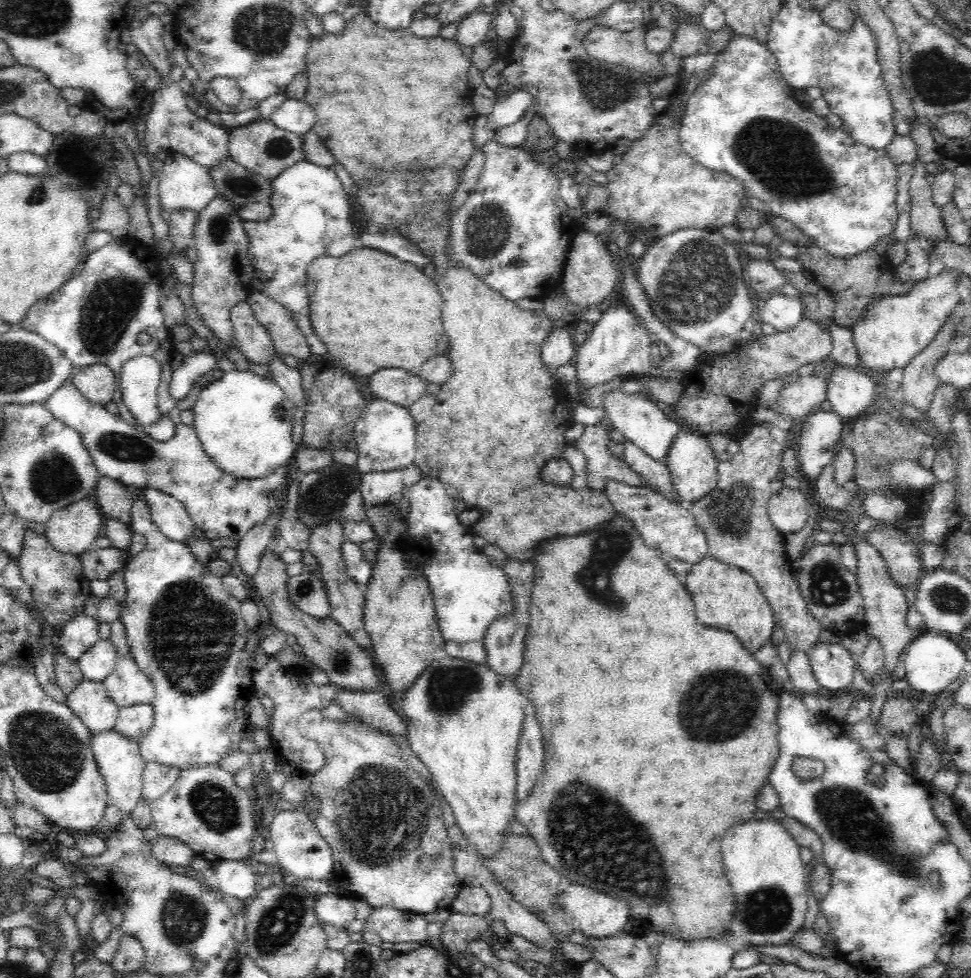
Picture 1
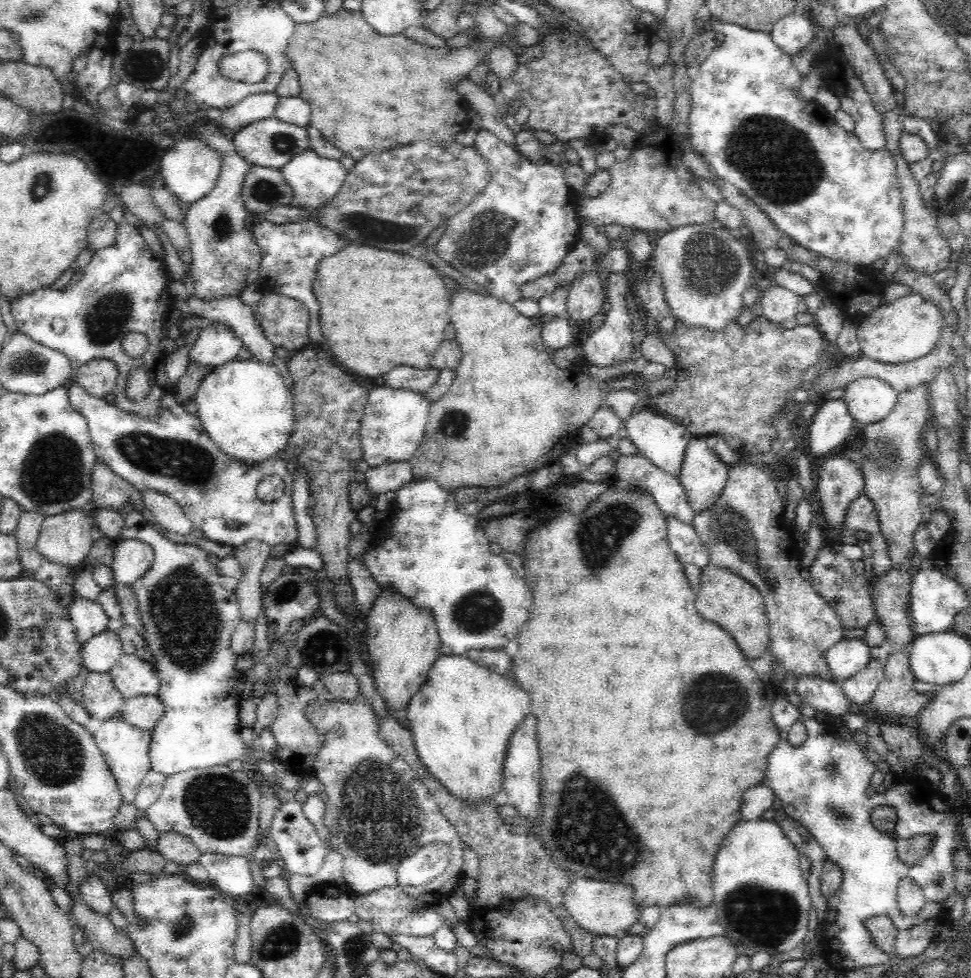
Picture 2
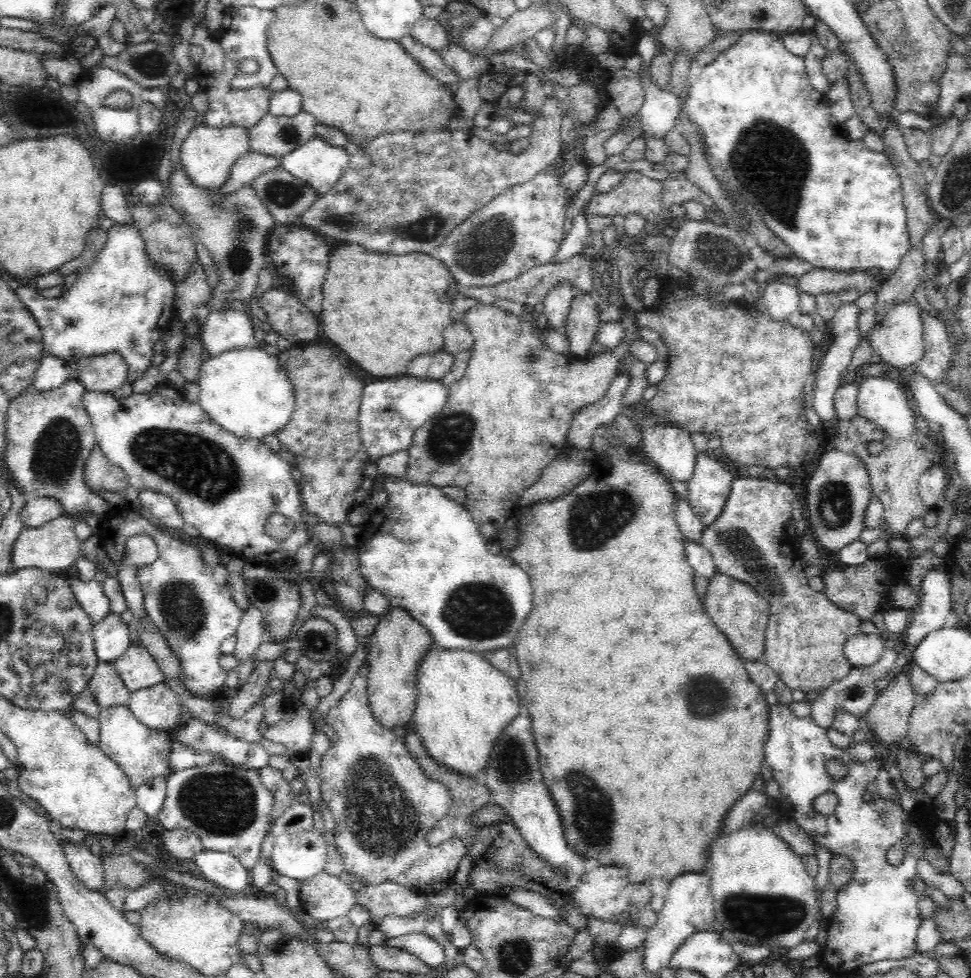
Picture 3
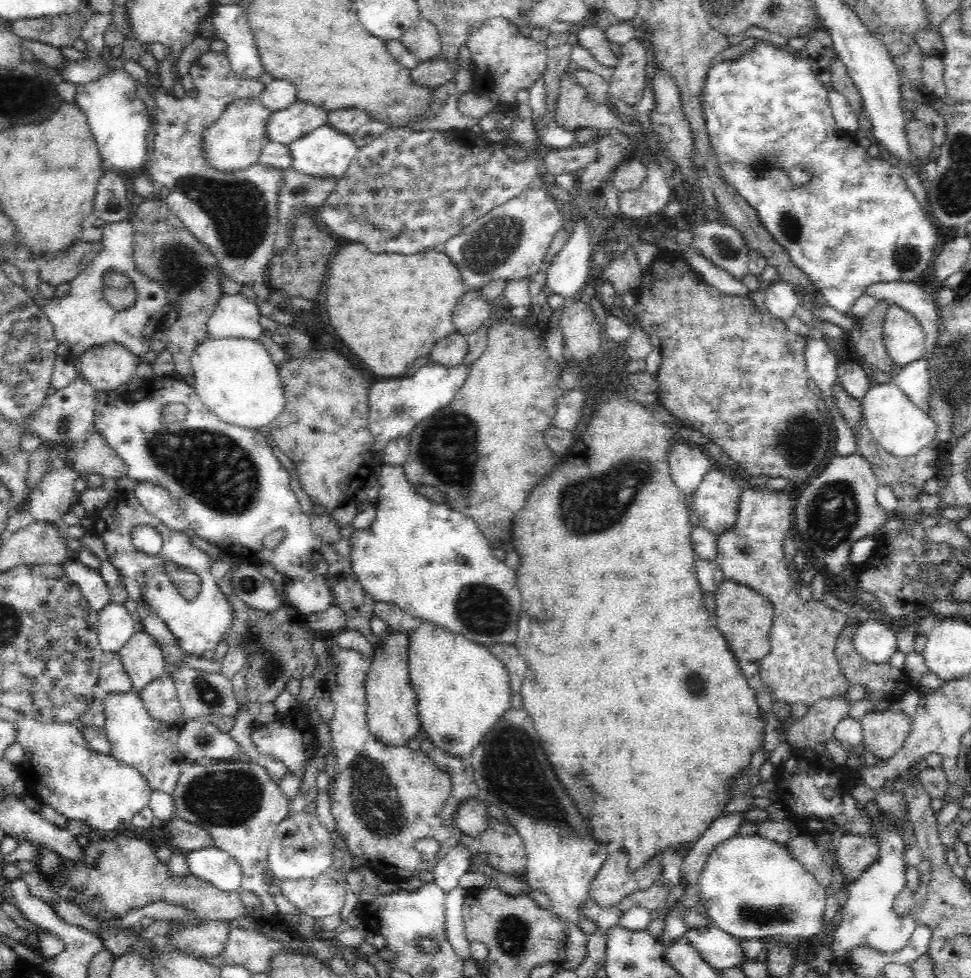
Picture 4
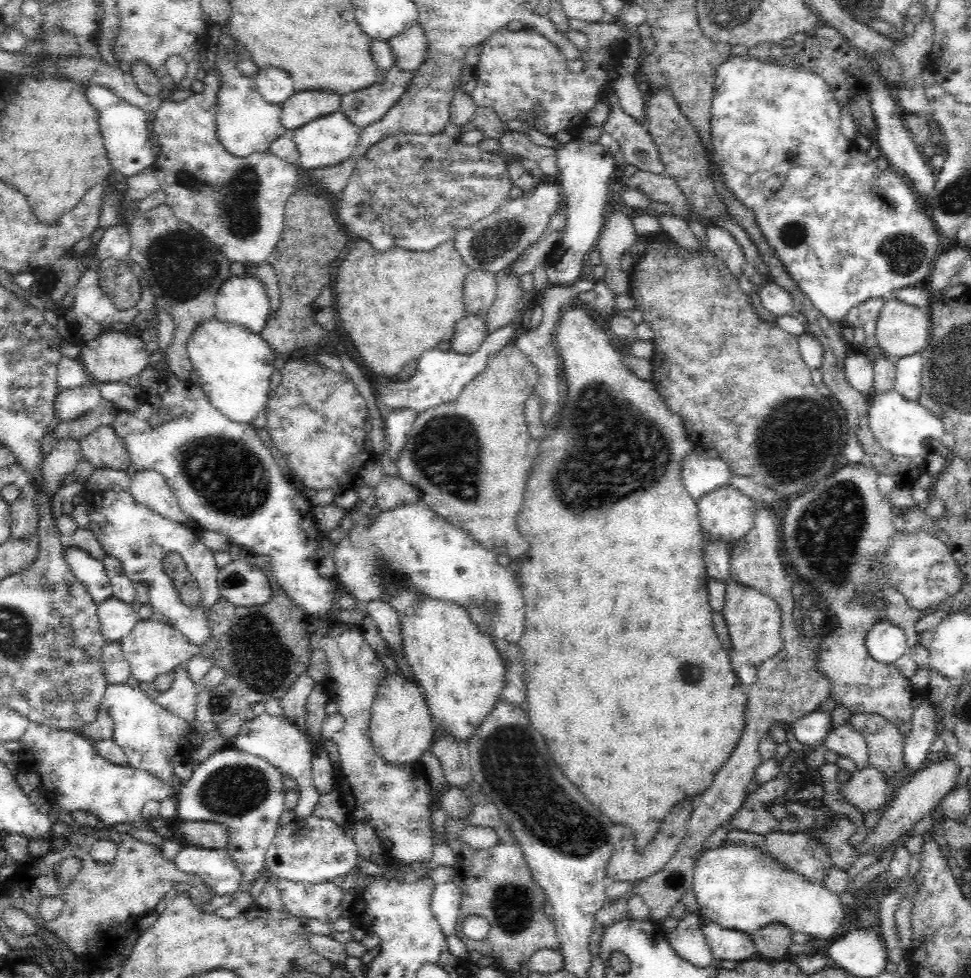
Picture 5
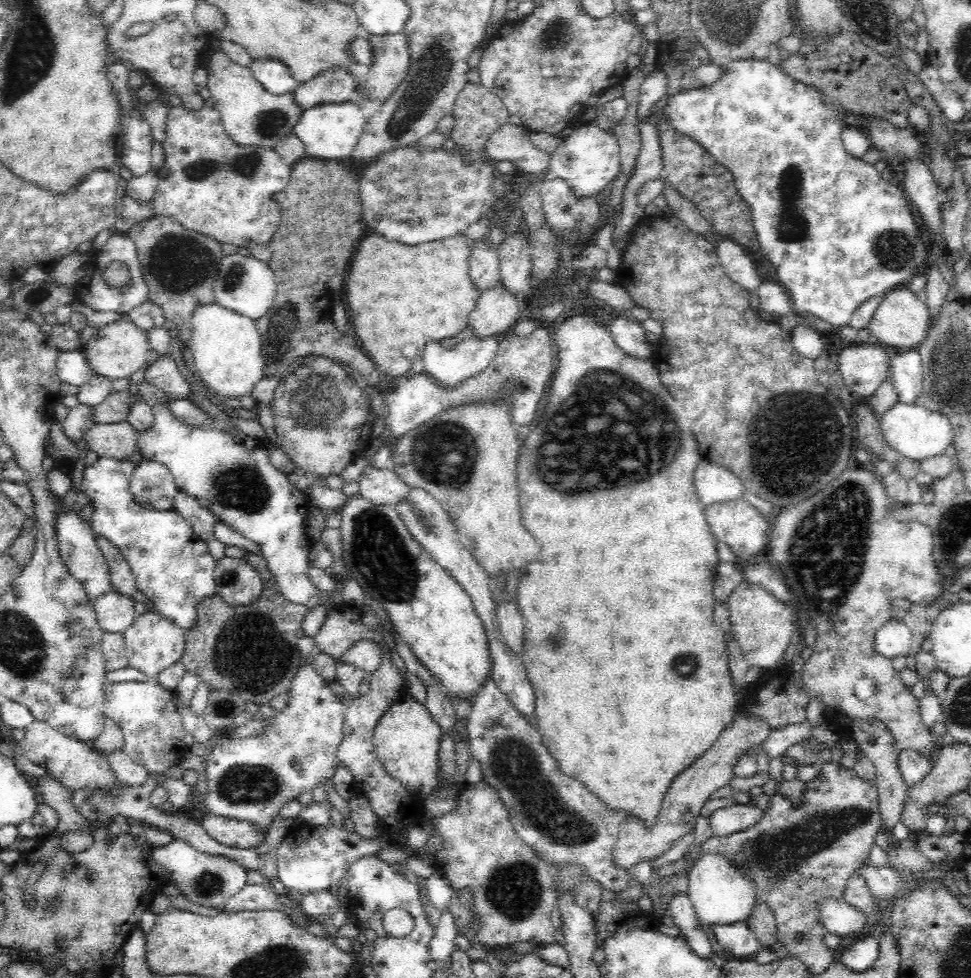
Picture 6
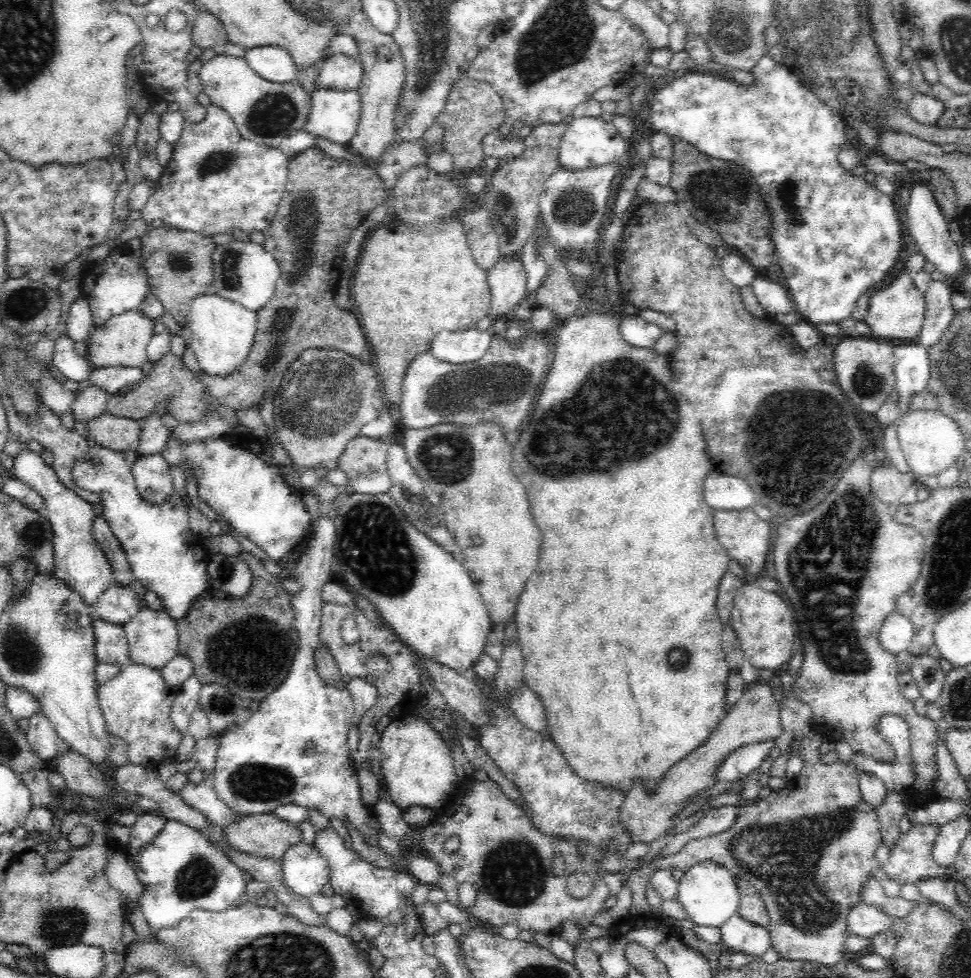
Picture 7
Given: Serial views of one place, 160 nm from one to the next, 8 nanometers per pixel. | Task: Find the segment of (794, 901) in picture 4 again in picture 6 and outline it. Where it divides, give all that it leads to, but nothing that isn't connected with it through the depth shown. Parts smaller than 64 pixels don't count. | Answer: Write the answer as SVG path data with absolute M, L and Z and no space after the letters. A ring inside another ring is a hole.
M714 853L705 854L688 872L687 897L692 901L696 917L709 925L732 924L746 920L758 898L752 881L726 857ZM828 899L821 904L821 922L832 934L841 936L861 936L866 932L867 914L848 904L844 899Z

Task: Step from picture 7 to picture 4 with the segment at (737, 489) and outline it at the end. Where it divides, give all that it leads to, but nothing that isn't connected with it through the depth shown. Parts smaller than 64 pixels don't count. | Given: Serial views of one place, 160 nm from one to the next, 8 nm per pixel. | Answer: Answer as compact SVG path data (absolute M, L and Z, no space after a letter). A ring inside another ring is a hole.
M678 442L671 446L667 458L672 480L678 489L692 498L705 476L712 470L720 467L710 463L703 448L690 446Z

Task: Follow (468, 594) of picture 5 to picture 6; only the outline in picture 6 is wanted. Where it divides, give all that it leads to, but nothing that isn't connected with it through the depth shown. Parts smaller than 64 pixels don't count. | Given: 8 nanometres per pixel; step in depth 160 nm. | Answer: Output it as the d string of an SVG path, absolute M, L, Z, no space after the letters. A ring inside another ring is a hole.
M514 602L496 603L496 616L504 642L512 653L520 656L524 646L524 622Z

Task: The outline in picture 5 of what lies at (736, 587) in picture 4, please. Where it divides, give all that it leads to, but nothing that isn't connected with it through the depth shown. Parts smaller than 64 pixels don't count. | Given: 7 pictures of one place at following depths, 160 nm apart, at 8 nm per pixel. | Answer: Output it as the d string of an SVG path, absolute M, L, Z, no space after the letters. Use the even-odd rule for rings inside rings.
M730 581L726 585L725 603L721 613L727 624L734 654L744 656L748 662L746 664L757 666L780 652L783 645L782 611L771 596Z

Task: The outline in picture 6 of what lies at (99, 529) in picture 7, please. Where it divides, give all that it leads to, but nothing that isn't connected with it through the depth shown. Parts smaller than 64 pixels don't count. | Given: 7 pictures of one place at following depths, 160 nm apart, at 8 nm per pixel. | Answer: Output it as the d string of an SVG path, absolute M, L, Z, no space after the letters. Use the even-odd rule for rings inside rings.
M103 536L97 537L97 545L108 561L113 590L131 597L137 590L136 579L124 555Z

